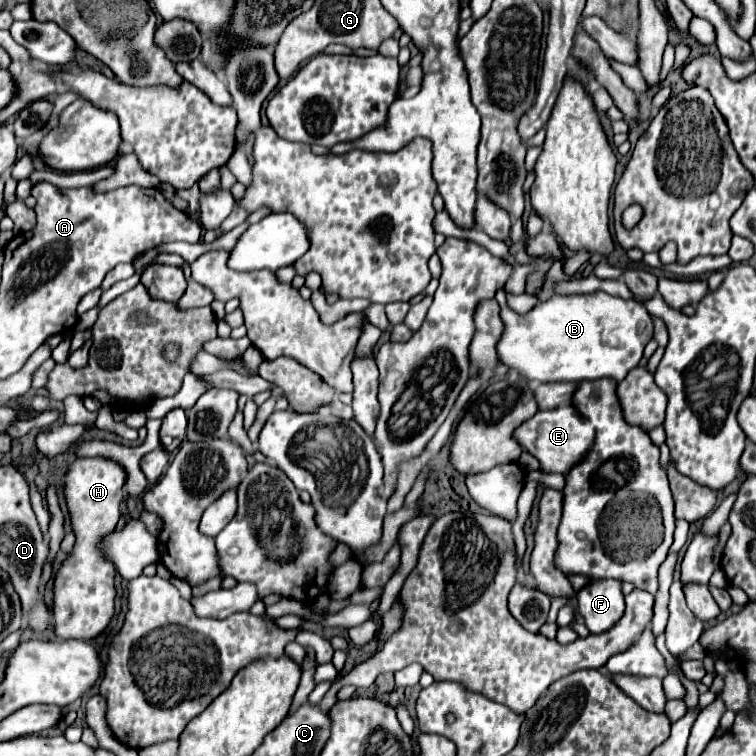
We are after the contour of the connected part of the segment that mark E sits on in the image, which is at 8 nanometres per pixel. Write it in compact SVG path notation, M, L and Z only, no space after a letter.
M562 406L562 408L554 408L554 410L536 412L534 418L522 422L522 426L518 426L514 430L514 440L518 440L518 444L524 450L528 450L532 456L536 456L540 460L540 468L544 472L566 474L592 448L594 428L590 426L590 422L586 418L582 418L578 412L574 412L572 406Z

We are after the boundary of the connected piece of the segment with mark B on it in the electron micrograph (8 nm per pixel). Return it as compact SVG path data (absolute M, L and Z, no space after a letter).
M500 288L495 299L500 306L500 318L504 322L504 332L496 344L498 360L508 370L516 370L528 382L582 382L582 380L598 380L598 378L614 378L622 382L624 376L636 368L642 358L644 346L652 338L652 318L646 308L634 300L622 300L618 296L610 296L602 290L592 294L570 294L570 296L552 296L546 302L538 302L530 312L518 314L508 308L506 293Z

